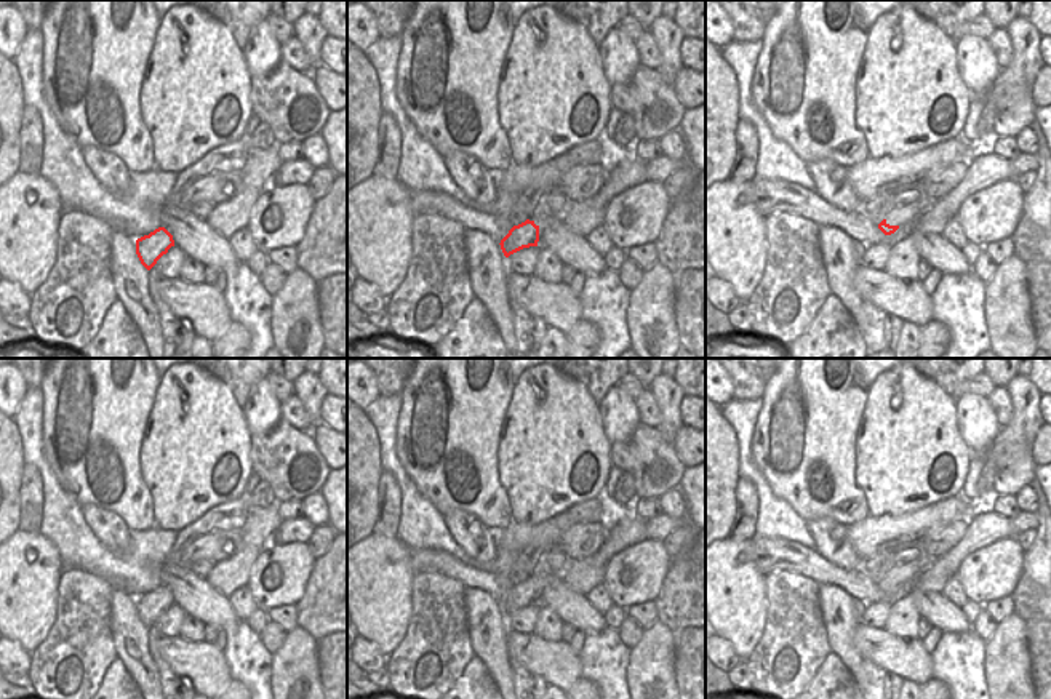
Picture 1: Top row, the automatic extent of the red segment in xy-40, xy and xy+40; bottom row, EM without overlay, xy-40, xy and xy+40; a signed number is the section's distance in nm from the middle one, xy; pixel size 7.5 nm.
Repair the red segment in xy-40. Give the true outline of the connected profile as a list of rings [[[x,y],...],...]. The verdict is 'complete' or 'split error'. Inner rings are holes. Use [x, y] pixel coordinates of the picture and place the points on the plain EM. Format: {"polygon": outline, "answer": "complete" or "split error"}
{"polygon": [[[158,585],[136,598],[136,613],[141,622],[150,629],[171,605],[174,605],[173,593],[165,585]]], "answer": "complete"}

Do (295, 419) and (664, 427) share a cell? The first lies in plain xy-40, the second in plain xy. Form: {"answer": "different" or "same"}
{"answer": "different"}

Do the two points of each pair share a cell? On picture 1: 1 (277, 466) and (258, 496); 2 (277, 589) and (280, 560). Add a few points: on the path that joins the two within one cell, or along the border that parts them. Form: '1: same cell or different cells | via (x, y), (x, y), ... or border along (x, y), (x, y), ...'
1: different cells | border along (261, 480), (269, 485), (275, 498)
2: same cell | via (282, 583), (280, 567)

